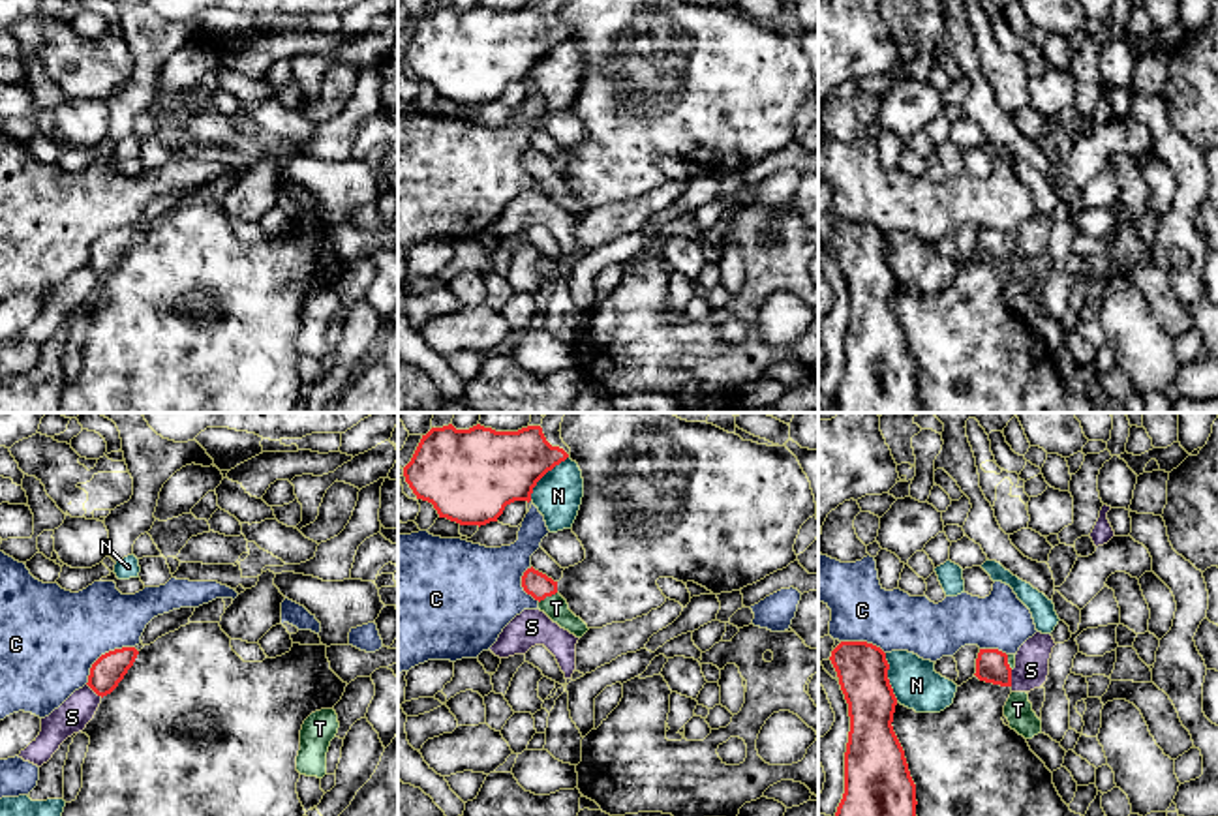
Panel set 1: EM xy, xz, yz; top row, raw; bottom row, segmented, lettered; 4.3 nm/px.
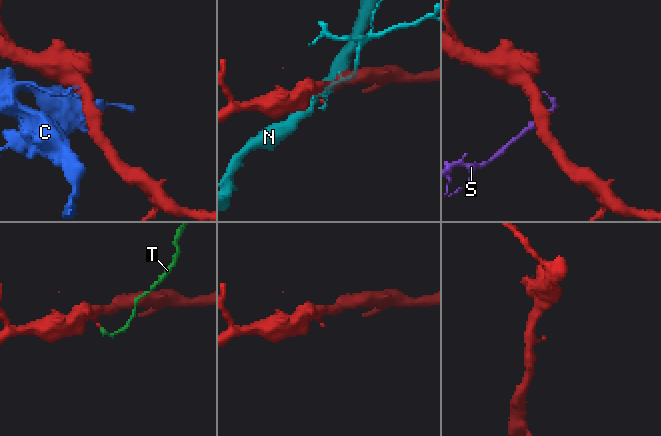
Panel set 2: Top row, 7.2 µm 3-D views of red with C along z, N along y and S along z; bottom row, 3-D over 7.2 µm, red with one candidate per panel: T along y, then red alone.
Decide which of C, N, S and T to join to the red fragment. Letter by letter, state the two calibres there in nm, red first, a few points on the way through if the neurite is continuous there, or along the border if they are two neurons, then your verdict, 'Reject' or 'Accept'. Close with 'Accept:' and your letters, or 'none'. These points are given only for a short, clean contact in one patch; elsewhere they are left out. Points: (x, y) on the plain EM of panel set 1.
C: Thickness 140 nm (red) against 440 nm. Reject
N: Thickness 340 nm (red) against 200 nm. Reject
S: Thickness 140 nm (red) against 150 nm. Reject
T: Thickness 110 nm (red) against 100 nm. Path across: xz (539, 166), (547, 175), (556, 188). Accept
Accept: T

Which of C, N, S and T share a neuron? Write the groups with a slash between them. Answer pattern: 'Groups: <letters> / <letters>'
Groups: C / N / S / T

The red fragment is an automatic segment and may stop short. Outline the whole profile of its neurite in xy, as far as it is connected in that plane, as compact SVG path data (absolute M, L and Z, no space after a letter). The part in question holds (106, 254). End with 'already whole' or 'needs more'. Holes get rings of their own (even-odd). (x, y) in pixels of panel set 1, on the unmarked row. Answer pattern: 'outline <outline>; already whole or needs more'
outline M122 227L101 234L92 244L86 264L101 278L111 274L133 246L137 234L135 227Z; already whole

